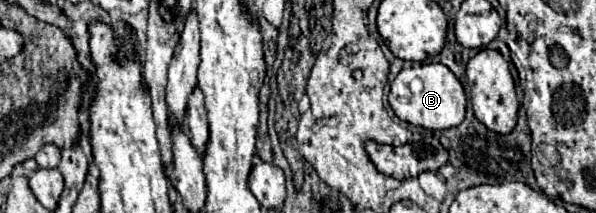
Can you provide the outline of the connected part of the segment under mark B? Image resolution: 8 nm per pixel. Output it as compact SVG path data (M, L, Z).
M412 63L410 67L404 67L398 73L398 77L392 81L388 101L394 113L402 121L420 125L426 129L456 127L464 121L464 113L466 113L464 87L456 79L456 75L442 63Z

